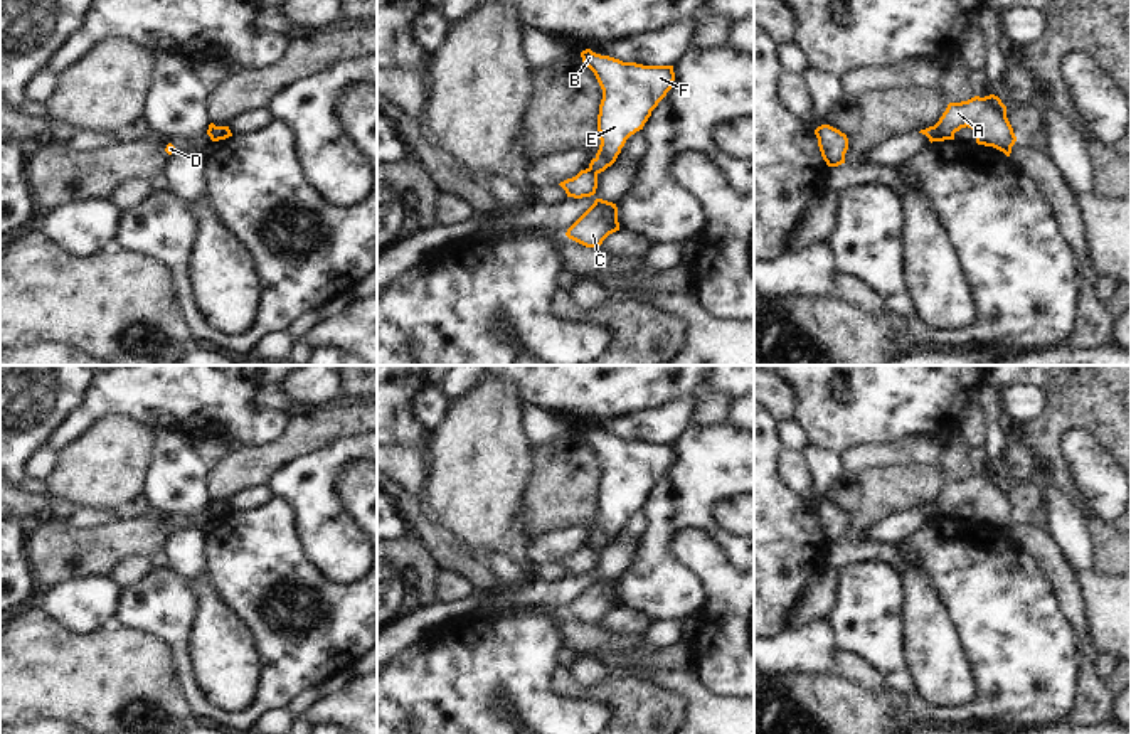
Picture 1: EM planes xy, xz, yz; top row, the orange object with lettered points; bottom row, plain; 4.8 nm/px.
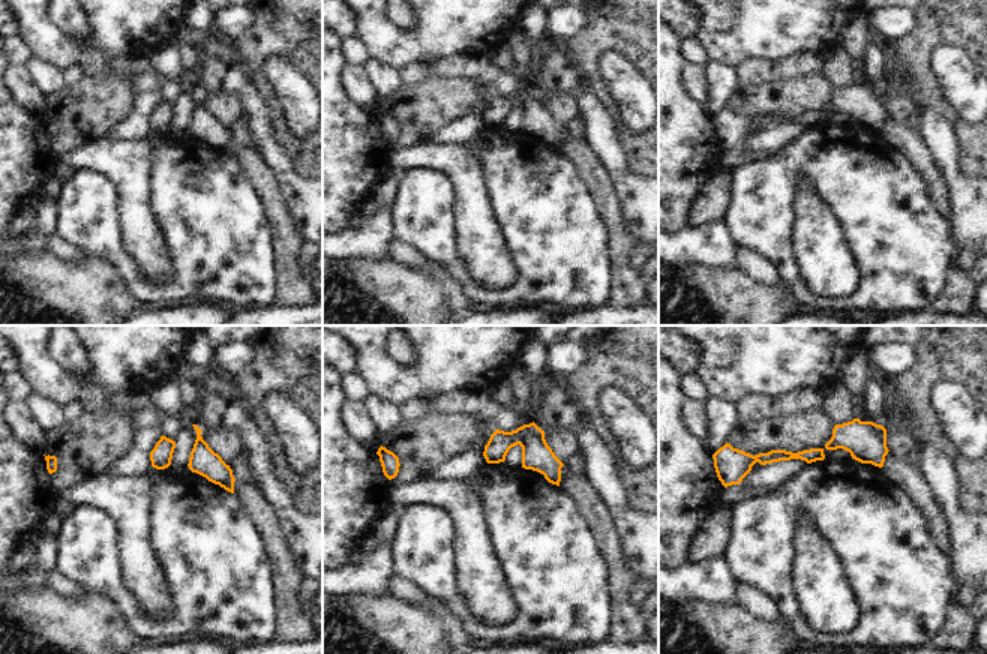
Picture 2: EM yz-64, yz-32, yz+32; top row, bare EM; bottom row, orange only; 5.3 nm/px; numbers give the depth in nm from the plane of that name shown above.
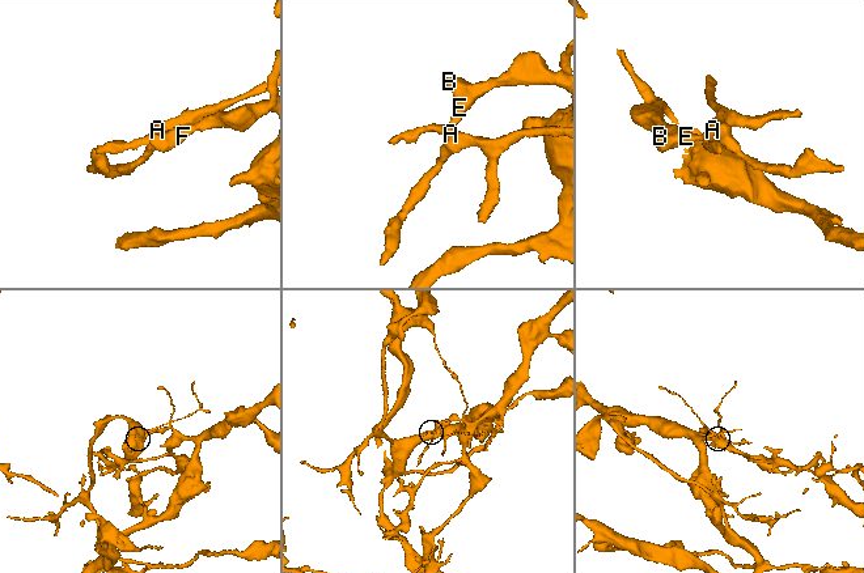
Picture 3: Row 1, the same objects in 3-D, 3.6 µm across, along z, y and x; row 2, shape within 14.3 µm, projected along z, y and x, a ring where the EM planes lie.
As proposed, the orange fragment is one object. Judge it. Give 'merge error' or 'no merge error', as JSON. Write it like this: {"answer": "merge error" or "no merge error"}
{"answer": "merge error"}

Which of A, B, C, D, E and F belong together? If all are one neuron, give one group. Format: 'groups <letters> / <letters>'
groups A C D / B E F

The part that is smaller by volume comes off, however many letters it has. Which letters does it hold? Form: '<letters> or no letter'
A, C, D

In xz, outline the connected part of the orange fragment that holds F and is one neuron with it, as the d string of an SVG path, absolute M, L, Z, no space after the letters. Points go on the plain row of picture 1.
M591 426L582 428L581 434L603 466L597 492L601 522L589 540L594 550L601 550L616 539L626 517L643 507L651 488L672 466L675 449L673 443L623 439Z

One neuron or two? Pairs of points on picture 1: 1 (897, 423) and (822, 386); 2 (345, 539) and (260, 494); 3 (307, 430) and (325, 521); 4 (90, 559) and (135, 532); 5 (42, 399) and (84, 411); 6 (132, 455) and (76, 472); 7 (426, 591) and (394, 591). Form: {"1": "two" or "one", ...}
{"1": "one", "2": "two", "3": "two", "4": "one", "5": "two", "6": "one", "7": "two"}

